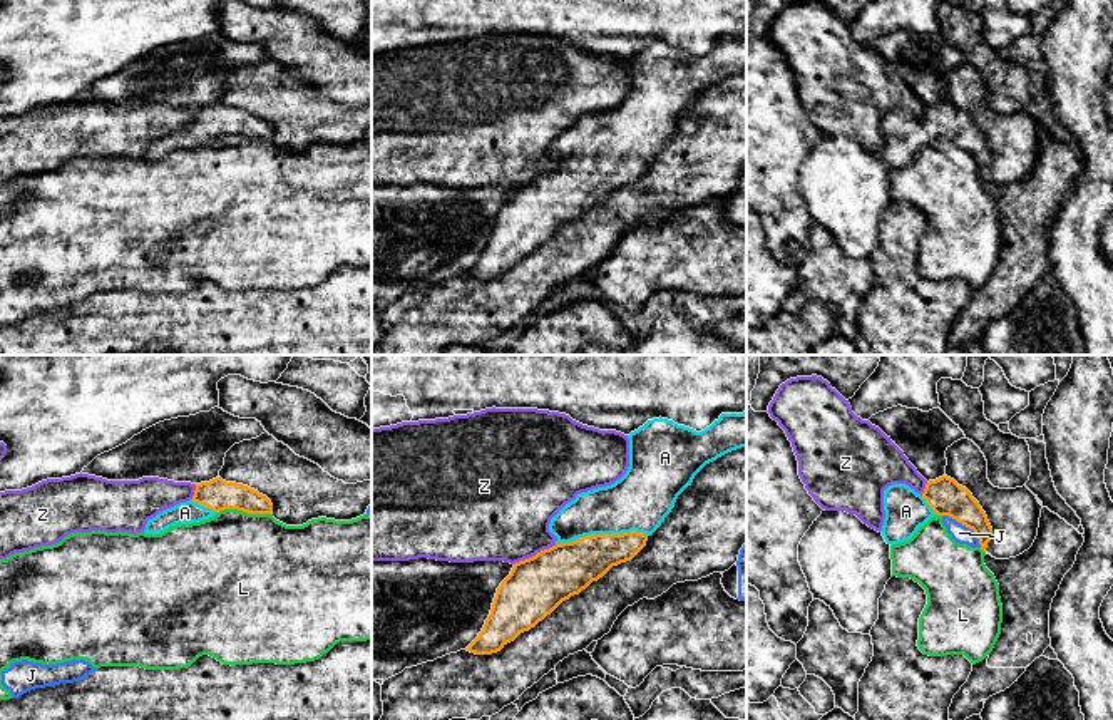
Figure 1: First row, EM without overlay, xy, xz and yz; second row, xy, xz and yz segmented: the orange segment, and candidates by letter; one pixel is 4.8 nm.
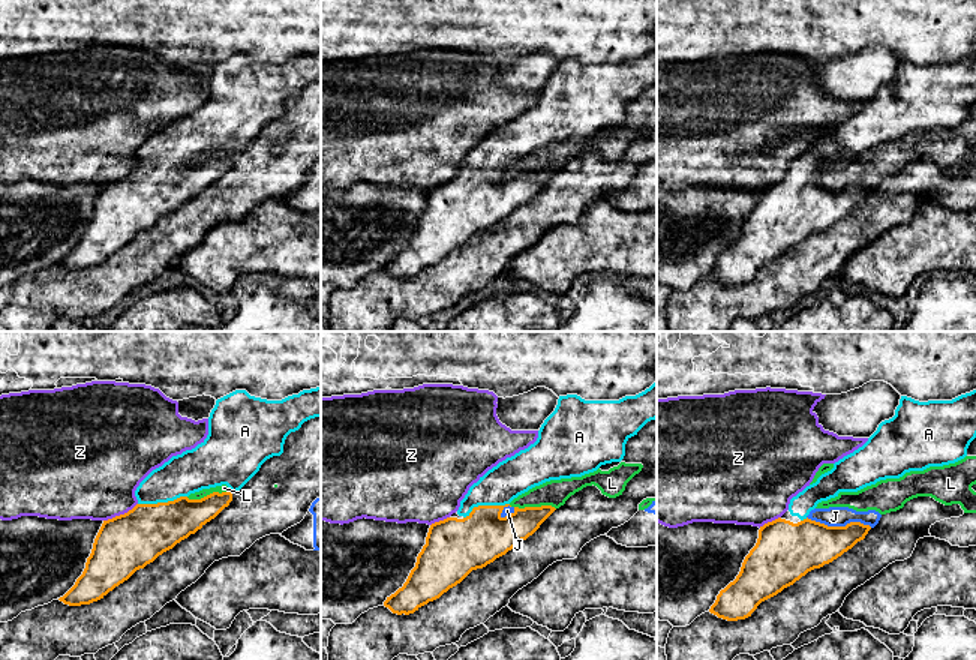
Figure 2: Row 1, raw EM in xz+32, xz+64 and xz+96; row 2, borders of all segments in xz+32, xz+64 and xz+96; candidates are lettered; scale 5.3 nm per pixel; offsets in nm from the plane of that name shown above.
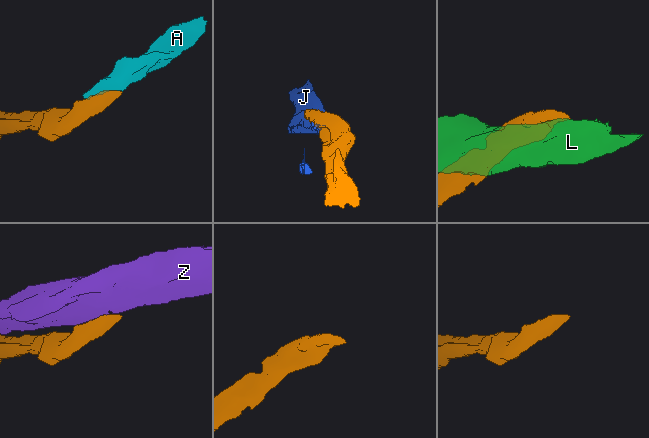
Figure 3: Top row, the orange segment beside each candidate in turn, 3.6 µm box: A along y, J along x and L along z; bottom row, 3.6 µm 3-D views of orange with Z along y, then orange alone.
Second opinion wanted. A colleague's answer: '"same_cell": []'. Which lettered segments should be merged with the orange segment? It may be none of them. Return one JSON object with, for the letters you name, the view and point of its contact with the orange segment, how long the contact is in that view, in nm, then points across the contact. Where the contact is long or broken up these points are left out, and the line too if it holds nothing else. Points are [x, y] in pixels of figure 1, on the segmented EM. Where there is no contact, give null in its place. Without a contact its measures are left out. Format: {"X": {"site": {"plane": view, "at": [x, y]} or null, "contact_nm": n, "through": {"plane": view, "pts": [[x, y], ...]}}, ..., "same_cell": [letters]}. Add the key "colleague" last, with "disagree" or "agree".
{"A": {"site": {"plane": "xz", "at": [601, 534]}, "contact_nm": 440}, "same_cell": ["A"], "colleague": "disagree"}

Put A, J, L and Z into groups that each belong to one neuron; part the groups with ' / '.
A / J L / Z

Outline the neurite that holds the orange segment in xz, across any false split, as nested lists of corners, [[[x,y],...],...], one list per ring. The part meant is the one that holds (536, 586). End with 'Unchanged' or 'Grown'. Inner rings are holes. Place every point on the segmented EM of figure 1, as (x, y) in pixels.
[[[746,410],[721,414],[701,432],[659,417],[648,420],[628,439],[629,467],[626,474],[611,486],[577,494],[551,519],[549,531],[557,537],[556,544],[514,564],[510,574],[497,588],[482,631],[465,648],[467,651],[475,655],[500,651],[551,615],[562,601],[603,578],[613,566],[631,561],[706,464],[746,447]]]. Grown

